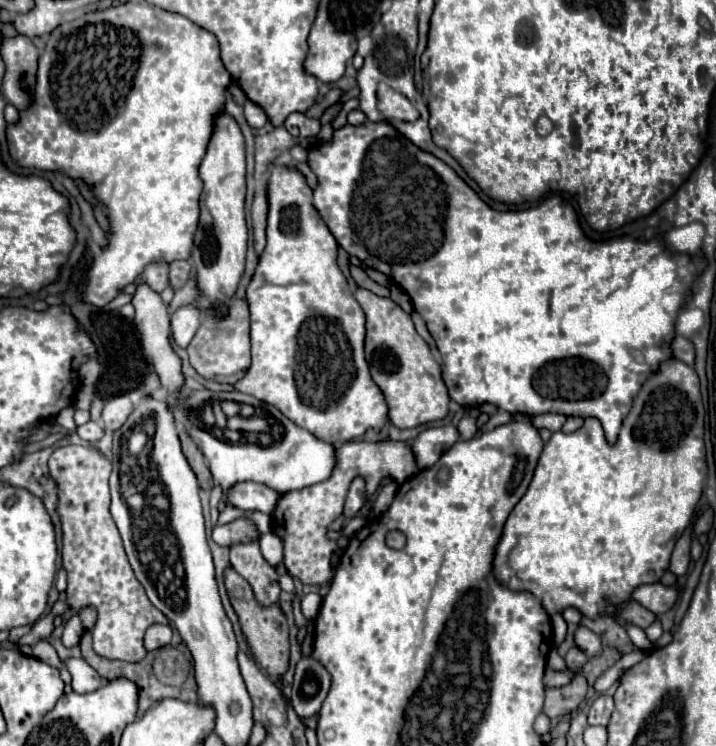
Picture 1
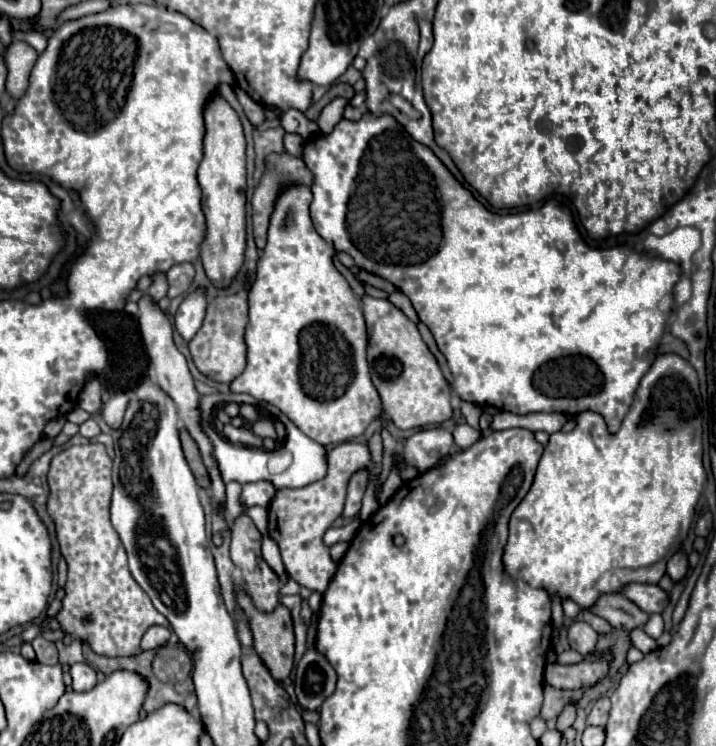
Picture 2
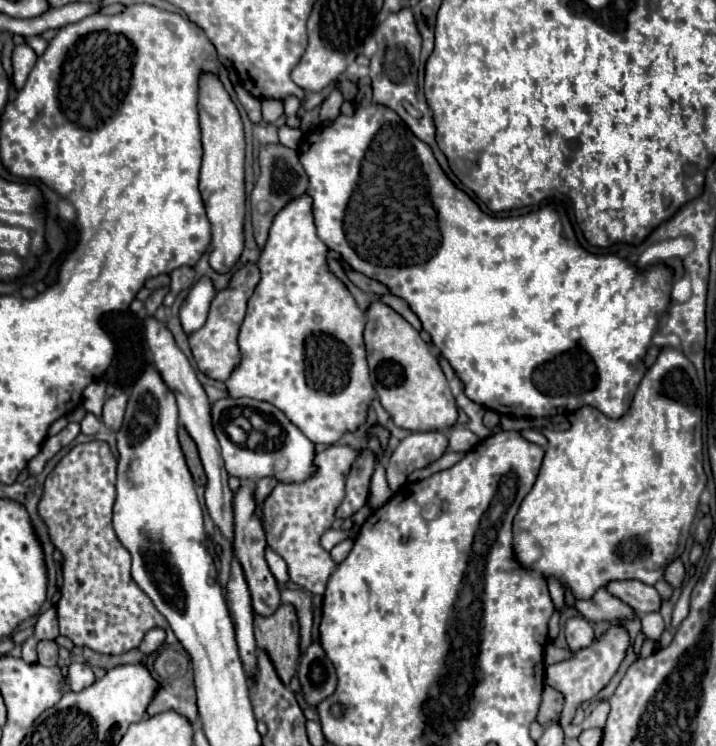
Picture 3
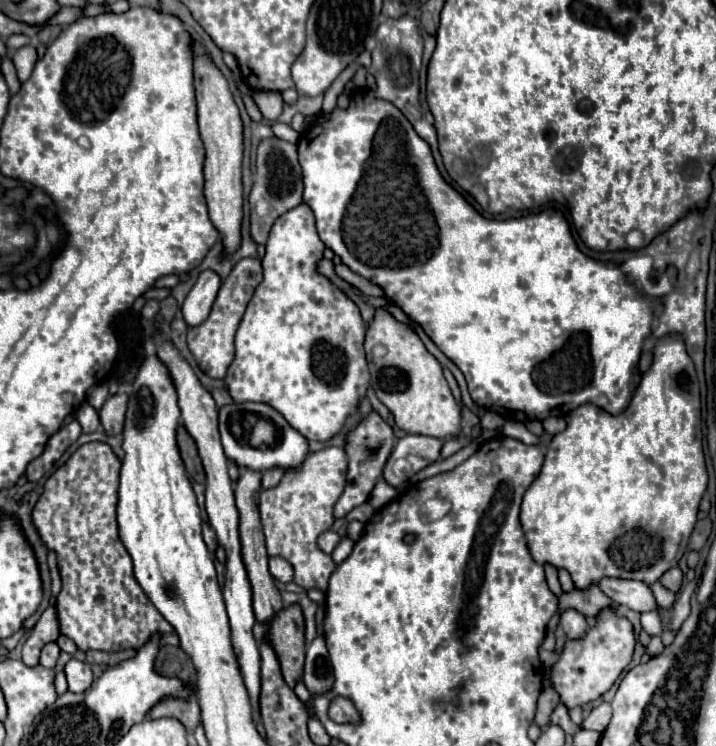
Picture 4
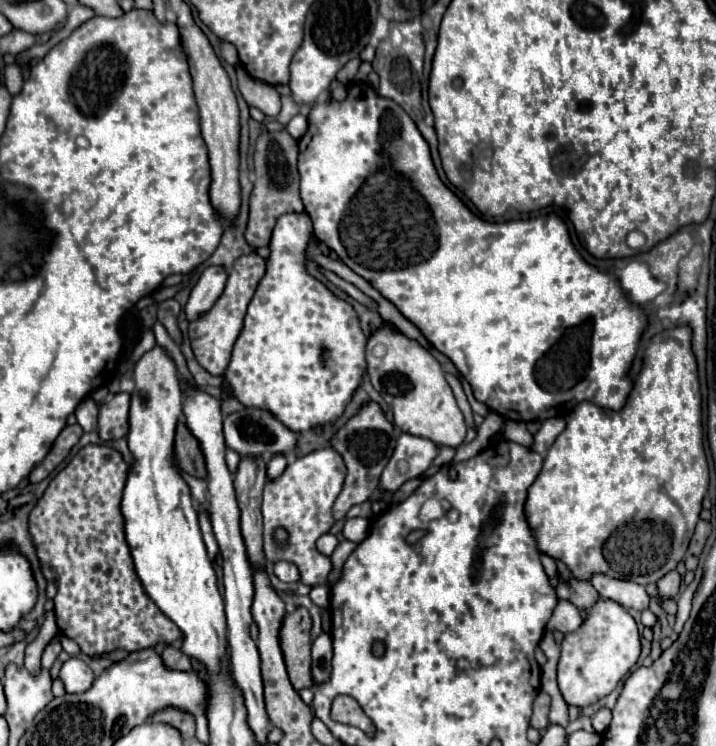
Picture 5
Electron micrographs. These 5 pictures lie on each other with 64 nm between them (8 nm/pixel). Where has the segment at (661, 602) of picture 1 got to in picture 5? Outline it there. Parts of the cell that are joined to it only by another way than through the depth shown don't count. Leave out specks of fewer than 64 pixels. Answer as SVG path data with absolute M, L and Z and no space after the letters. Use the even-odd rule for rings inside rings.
M596 574L590 578L590 584L596 588L600 598L610 598L624 608L636 608L636 610L646 610L650 596L646 594L644 586L630 582L630 580L616 580L604 574Z

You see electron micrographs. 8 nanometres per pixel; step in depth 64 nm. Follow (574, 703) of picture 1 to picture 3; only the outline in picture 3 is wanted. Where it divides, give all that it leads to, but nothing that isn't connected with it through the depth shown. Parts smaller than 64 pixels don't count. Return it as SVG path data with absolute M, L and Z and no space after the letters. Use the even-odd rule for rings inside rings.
M544 686L544 692L542 692L542 704L540 704L540 710L538 710L538 722L542 726L550 724L560 712L562 712L562 704L564 704L564 698L560 692L556 692L554 688L550 686Z

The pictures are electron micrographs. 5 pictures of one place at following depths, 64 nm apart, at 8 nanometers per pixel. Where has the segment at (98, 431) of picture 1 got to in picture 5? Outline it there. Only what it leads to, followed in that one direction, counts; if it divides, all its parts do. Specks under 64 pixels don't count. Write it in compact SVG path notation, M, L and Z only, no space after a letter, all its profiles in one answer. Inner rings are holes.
M88 396L86 400L80 402L80 406L76 408L76 420L78 424L84 428L84 432L92 432L96 430L96 416L98 416L98 404Z

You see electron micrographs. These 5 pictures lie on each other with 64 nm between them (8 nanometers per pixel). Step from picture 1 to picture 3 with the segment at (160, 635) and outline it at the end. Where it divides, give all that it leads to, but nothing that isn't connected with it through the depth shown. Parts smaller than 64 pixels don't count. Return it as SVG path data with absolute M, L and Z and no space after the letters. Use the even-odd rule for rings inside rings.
M154 628L144 636L144 640L140 644L140 652L144 652L148 656L148 654L156 652L158 647L160 647L160 628Z

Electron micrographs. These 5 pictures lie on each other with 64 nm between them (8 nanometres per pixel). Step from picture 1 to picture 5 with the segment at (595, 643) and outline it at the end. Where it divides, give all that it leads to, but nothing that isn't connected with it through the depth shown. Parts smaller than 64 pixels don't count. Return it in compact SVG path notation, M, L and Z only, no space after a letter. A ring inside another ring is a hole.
M558 600L556 608L552 612L552 618L546 624L546 630L550 630L550 632L554 632L554 630L558 630L558 632L572 632L580 624L582 624L580 610L572 602L568 602L568 600Z

